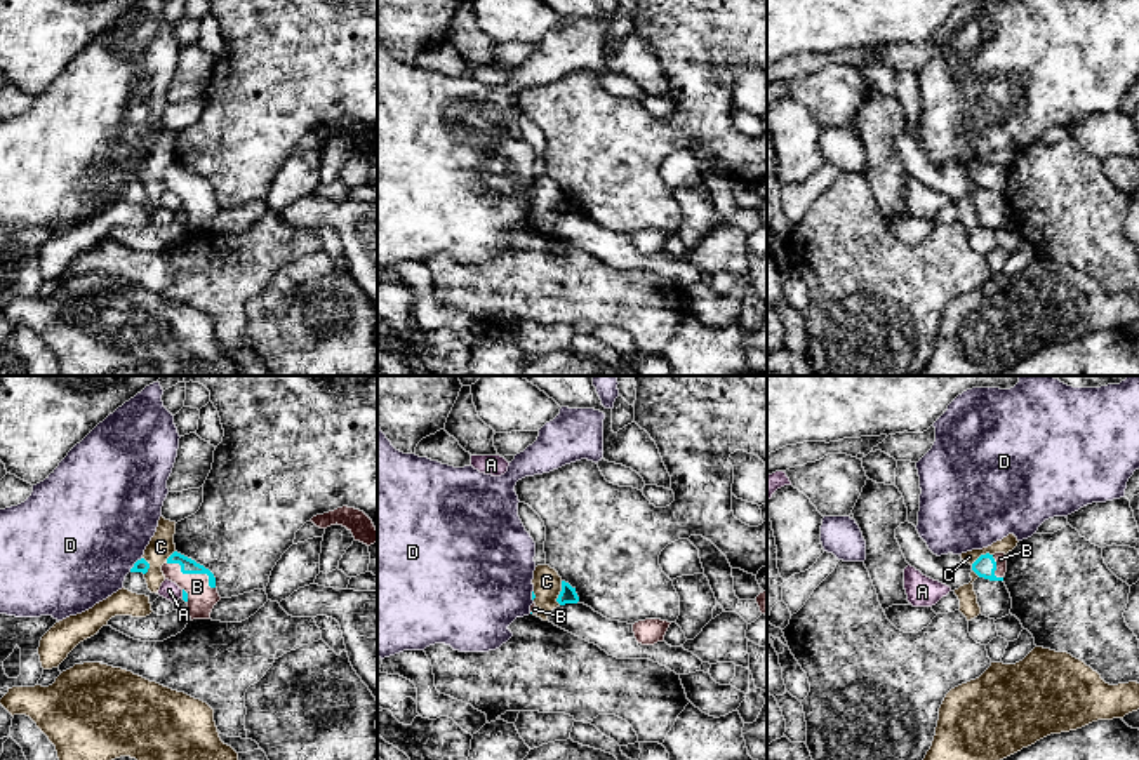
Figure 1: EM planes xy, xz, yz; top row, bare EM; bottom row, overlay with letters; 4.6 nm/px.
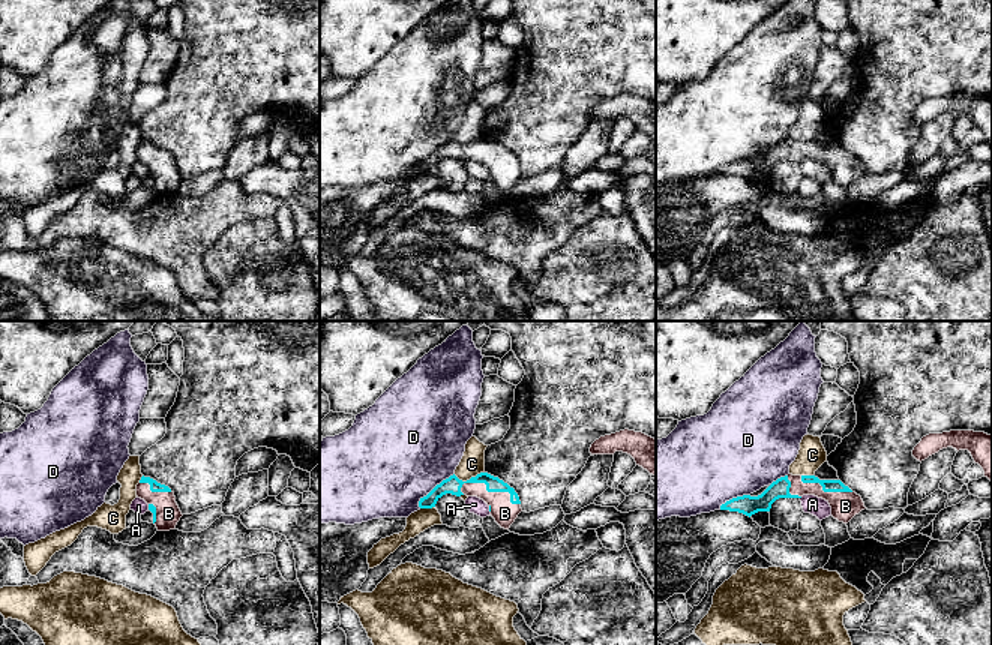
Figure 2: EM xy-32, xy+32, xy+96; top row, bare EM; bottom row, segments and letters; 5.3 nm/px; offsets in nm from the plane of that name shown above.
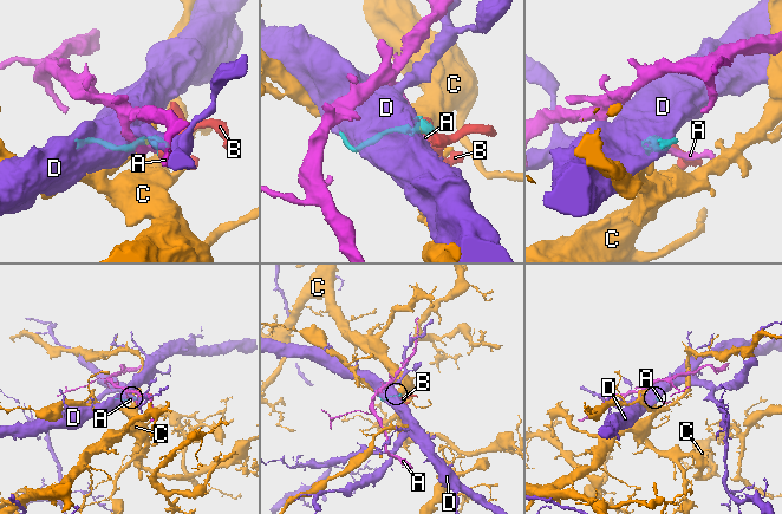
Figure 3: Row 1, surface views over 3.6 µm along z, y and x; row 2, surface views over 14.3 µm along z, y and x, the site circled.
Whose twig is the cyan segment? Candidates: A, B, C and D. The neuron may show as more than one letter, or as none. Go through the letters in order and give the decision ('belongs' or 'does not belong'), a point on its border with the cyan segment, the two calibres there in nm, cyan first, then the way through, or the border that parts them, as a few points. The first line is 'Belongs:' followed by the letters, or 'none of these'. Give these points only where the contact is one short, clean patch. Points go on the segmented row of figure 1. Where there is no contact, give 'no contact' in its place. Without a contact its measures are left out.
Belongs: B
A: does not belong; meets cyan in xy at (183, 593); 30 nm thick on the cyan side, 90 nm on the other; border along xy (181, 590), (183, 597)
B: belongs; meets cyan in xy at (193, 573); 70 nm thick on the cyan side, 130 nm on the other; runs through xy (188, 566), (193, 573), (202, 599)
C: does not belong; meets cyan in xz at (560, 593); 80 nm thick on the cyan side, 130 nm on the other; border along xz (562, 581), (559, 604)
D: does not belong; meets cyan in xy at (134, 564); 60 nm thick on the cyan side, 500 nm on the other

